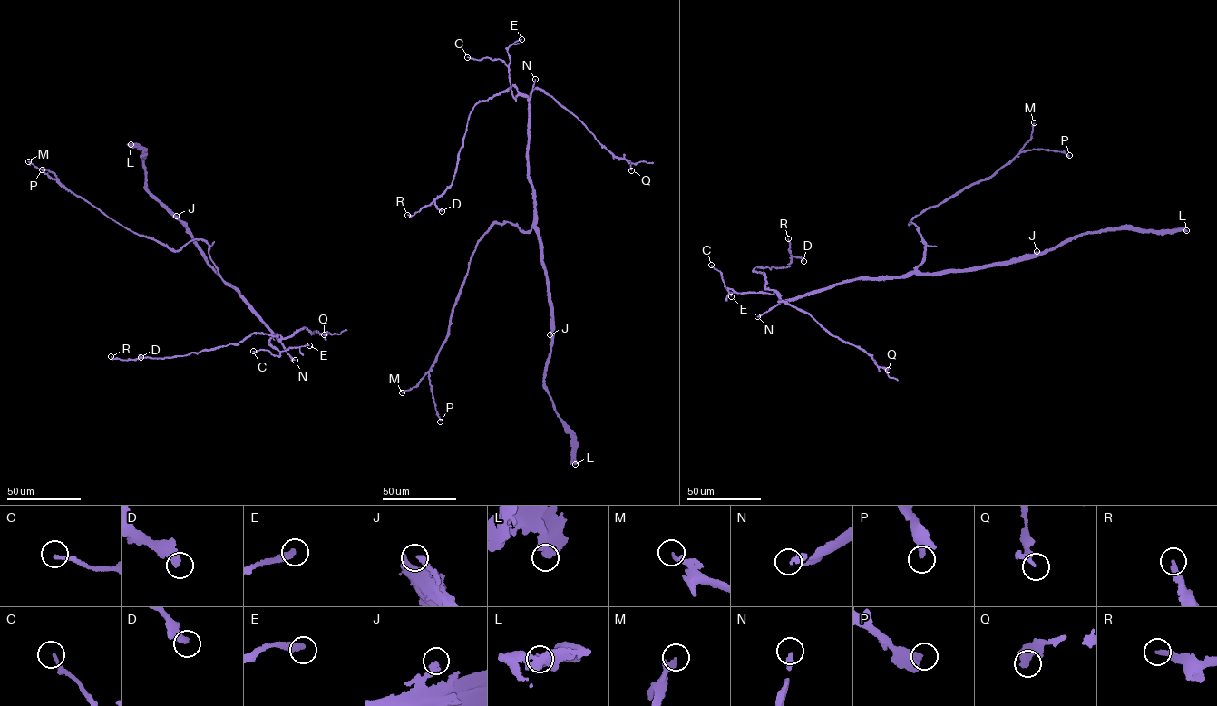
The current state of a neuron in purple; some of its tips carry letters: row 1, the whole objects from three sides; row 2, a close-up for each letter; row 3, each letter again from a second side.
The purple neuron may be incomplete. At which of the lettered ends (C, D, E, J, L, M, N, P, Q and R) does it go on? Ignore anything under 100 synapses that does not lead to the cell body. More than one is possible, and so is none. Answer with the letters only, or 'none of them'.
N

